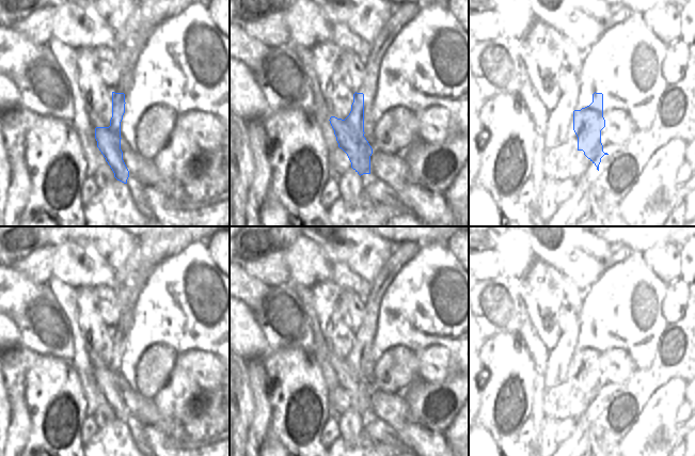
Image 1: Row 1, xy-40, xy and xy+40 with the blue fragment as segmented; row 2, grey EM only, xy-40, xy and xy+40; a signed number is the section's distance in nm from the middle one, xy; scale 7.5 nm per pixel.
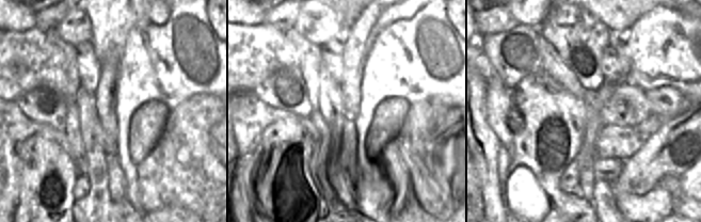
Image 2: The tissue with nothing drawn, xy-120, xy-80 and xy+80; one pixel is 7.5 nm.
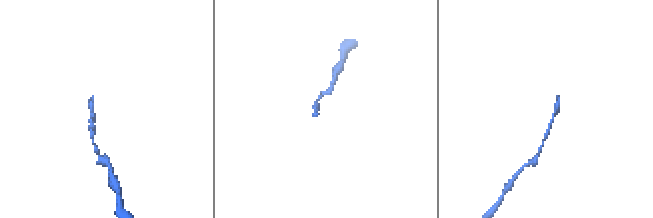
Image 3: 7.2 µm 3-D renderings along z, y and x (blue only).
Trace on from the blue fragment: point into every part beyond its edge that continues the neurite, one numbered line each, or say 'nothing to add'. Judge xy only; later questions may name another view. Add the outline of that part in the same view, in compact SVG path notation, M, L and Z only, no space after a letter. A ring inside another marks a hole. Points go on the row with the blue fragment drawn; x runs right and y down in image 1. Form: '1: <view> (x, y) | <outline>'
nothing to add

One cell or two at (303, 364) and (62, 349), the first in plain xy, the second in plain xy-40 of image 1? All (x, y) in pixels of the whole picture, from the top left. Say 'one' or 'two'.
two

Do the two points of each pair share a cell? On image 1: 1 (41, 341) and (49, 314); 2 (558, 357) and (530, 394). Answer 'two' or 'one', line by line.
1: one
2: one

